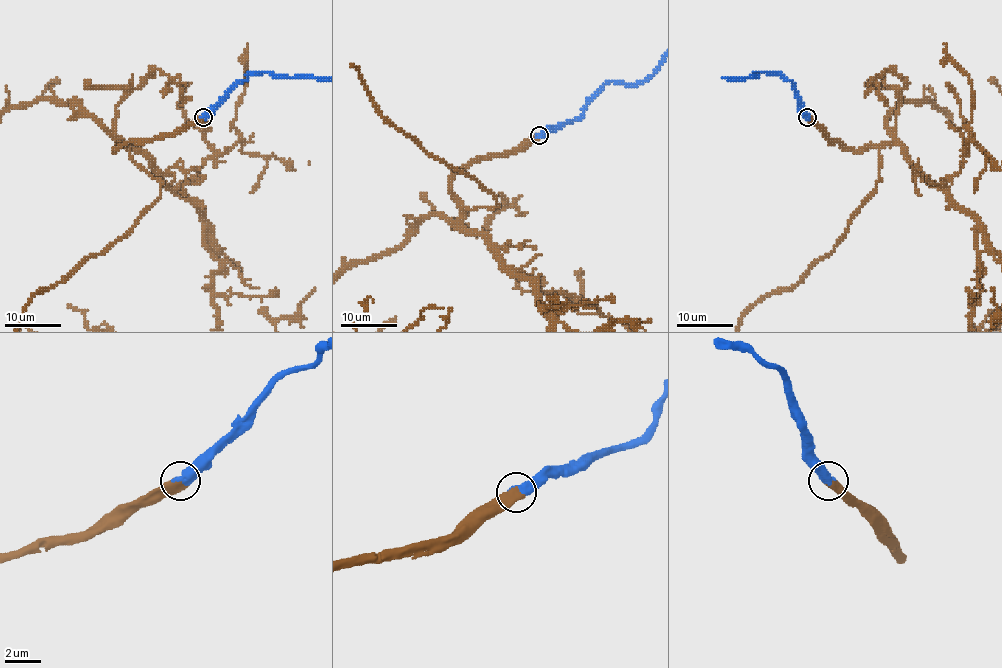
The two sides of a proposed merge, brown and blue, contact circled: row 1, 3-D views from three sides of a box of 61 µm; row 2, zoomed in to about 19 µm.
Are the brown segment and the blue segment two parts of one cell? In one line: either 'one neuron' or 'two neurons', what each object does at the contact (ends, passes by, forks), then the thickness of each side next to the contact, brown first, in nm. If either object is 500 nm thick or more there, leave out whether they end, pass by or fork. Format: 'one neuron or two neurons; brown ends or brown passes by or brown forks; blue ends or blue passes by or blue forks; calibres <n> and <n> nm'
one neuron; calibres 600 and 600 nm

